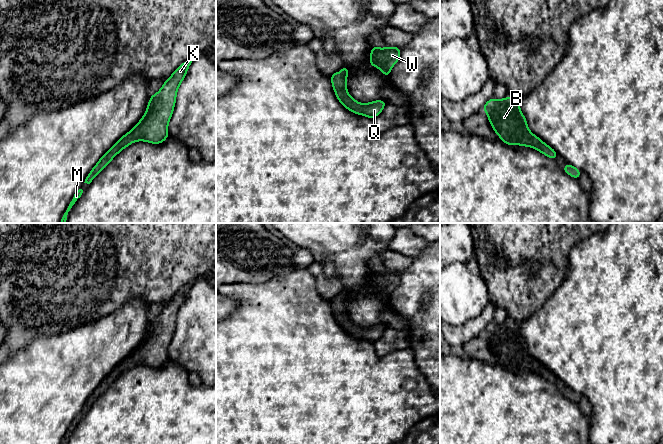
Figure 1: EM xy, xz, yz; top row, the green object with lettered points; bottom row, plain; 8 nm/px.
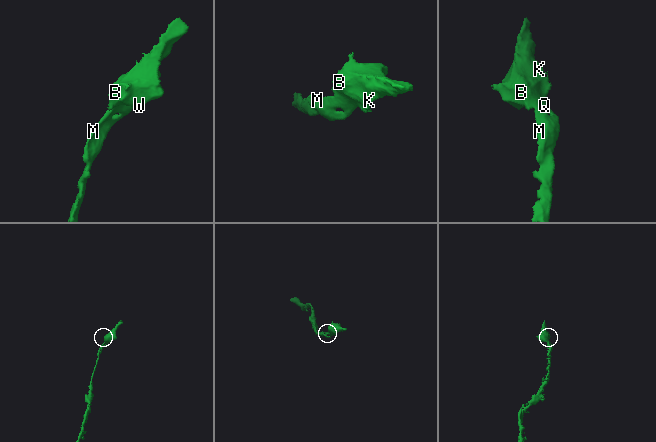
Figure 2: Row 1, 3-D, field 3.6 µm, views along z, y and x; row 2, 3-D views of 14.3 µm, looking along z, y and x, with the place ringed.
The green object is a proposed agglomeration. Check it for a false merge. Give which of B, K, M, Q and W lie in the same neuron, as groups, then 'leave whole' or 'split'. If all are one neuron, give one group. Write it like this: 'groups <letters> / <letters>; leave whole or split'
groups B K M Q W; leave whole

